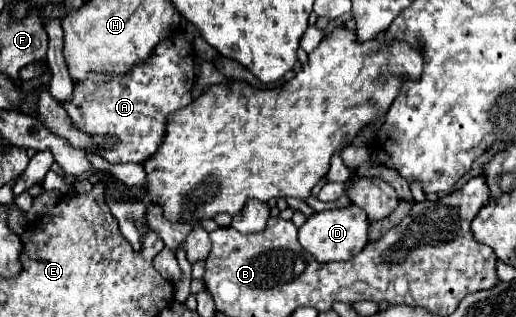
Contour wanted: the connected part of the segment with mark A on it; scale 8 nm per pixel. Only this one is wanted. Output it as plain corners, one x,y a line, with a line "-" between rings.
172,35
164,41
160,41
154,49
154,57
148,57
142,65
140,71
130,71
126,77
104,77
104,75
90,75
88,81
76,85
74,89
74,99
70,103
64,103
64,109
72,117
74,125
92,135
116,135
118,137
118,147
110,151
96,151
100,153
106,161
110,163
144,163
150,159
160,143
164,141
166,135
166,125
168,119
174,111
186,107
192,103
192,87
194,87
194,45
184,37
184,35

